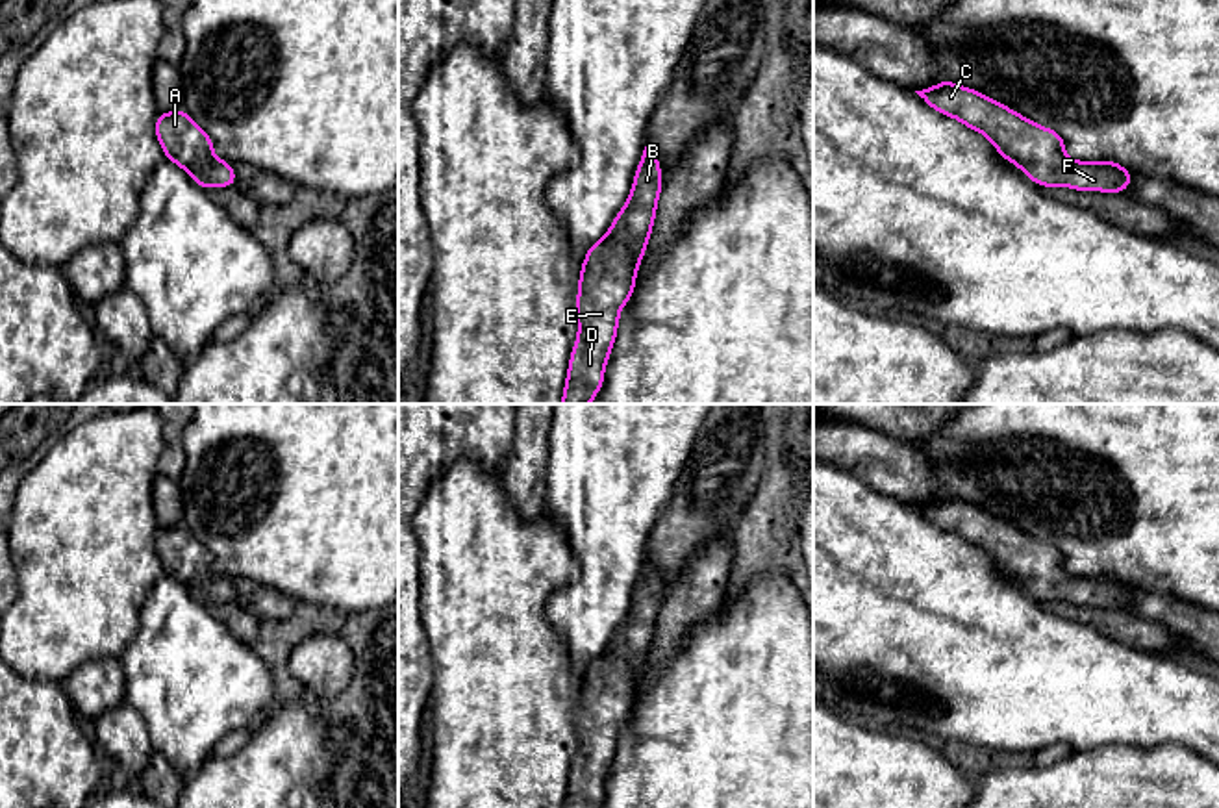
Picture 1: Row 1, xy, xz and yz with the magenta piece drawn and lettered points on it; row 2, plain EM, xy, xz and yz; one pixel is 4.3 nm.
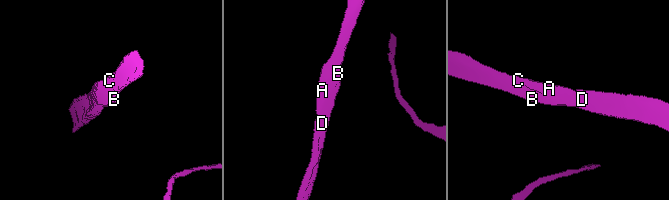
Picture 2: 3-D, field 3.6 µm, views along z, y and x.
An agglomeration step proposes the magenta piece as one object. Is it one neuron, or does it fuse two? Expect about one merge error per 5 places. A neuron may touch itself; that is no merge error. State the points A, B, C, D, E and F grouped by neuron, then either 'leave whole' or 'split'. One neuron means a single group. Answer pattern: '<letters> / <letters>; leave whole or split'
A B C D E F; leave whole

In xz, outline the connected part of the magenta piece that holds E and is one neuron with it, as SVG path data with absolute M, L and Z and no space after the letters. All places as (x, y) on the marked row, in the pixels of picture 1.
M647 145L632 183L630 198L617 213L606 235L589 246L582 263L576 297L578 339L572 345L561 404L589 404L602 389L604 369L617 337L619 313L634 293L637 267L645 256L654 226L660 193L661 167Z

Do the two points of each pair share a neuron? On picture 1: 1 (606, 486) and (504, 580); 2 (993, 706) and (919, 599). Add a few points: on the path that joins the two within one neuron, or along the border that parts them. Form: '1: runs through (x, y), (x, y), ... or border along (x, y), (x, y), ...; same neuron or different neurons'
1: border along (545, 506), (580, 568); different neurons
2: runs through (990, 681), (934, 625); same neuron

